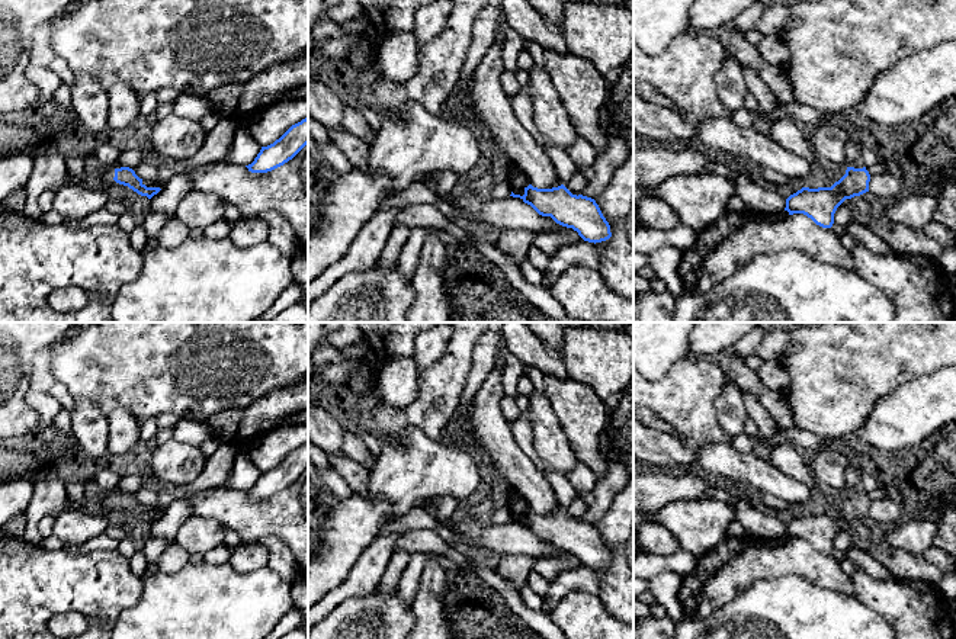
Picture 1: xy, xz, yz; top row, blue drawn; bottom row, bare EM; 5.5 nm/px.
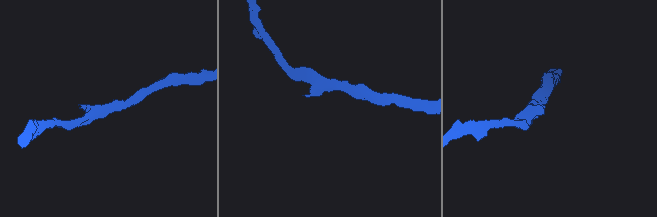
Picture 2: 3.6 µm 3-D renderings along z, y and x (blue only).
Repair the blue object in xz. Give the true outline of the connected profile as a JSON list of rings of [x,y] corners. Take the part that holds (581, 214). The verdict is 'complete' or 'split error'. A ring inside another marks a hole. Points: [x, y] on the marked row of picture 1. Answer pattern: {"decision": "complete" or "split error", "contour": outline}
{"decision": "complete", "contour": [[[529,184],[524,195],[514,195],[530,205],[539,215],[551,216],[556,224],[572,228],[588,243],[601,243],[612,237],[610,225],[594,199],[572,195],[564,184],[538,189]]]}

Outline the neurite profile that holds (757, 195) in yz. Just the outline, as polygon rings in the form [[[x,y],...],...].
[[[745,170],[731,180],[737,187],[735,195],[741,198],[745,209],[764,215],[785,211],[786,199],[777,192],[776,186],[754,177]]]

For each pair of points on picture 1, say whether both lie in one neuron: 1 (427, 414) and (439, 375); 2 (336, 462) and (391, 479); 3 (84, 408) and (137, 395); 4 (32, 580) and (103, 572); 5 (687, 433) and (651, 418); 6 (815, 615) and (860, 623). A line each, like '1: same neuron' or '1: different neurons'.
1: same neuron
2: different neurons
3: different neurons
4: same neuron
5: different neurons
6: same neuron

